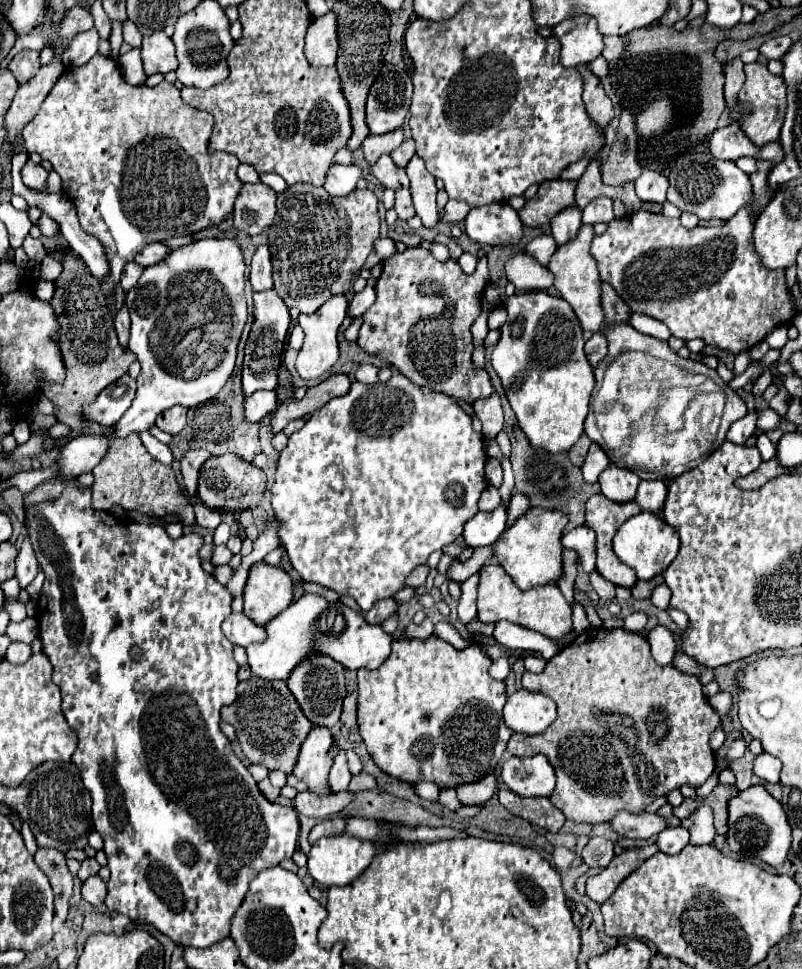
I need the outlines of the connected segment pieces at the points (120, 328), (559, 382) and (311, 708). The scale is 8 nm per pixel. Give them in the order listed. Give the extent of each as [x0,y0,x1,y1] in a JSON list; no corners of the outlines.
[[114,305,130,347],[492,291,596,455],[286,653,346,729]]

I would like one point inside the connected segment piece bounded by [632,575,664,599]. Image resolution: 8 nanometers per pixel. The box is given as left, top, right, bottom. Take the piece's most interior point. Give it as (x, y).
(643, 589)

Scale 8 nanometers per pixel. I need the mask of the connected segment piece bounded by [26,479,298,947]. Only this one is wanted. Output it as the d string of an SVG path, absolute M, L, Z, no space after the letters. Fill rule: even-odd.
M76 479L64 489L60 499L54 503L42 503L26 509L26 529L38 557L40 569L46 575L42 595L38 601L38 617L46 625L38 625L38 637L42 651L52 663L52 679L62 691L62 713L68 725L76 731L78 747L72 755L84 787L92 797L92 821L94 829L104 839L104 853L112 871L108 881L108 895L104 905L110 913L126 915L134 923L148 923L160 933L170 937L176 945L210 947L228 937L228 925L234 911L240 907L250 881L268 867L290 859L296 851L298 841L298 813L294 807L270 803L258 789L254 777L248 773L244 763L234 755L228 737L220 731L220 709L236 701L238 685L238 663L232 657L232 643L224 637L220 625L232 613L232 595L212 575L202 569L198 551L204 545L202 535L188 533L180 539L170 539L166 529L160 525L120 521L106 511L94 511L90 505L90 491L80 491ZM132 645L142 647L142 657L132 661L128 651Z

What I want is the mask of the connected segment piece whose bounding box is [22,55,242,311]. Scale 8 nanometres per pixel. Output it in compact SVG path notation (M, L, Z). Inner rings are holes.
M94 55L86 65L64 71L36 117L24 127L26 149L40 153L42 159L52 163L54 171L62 177L62 193L78 211L82 231L94 235L104 247L110 269L108 279L98 279L98 283L112 311L116 309L112 303L112 283L120 283L124 265L134 261L146 245L216 227L232 213L242 187L236 175L240 161L230 153L208 155L206 143L212 125L212 115L186 105L172 83L162 81L156 87L132 87L124 81L120 65L114 59Z

